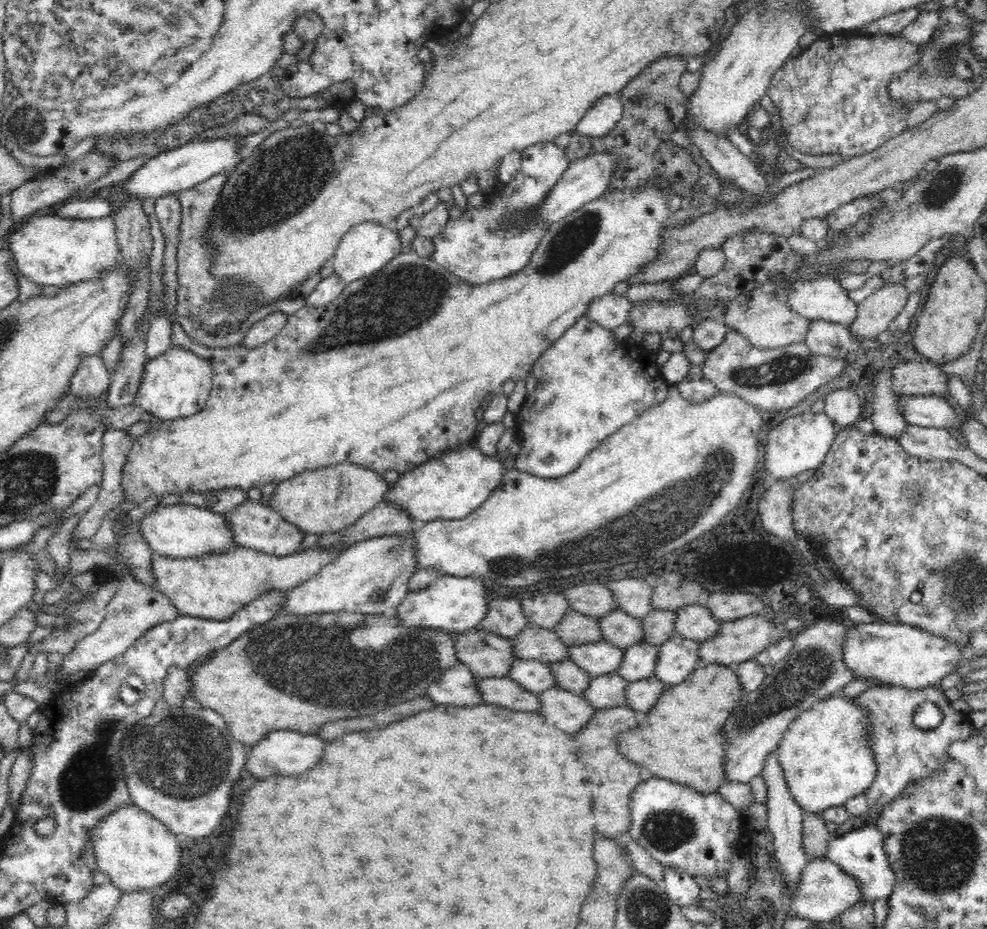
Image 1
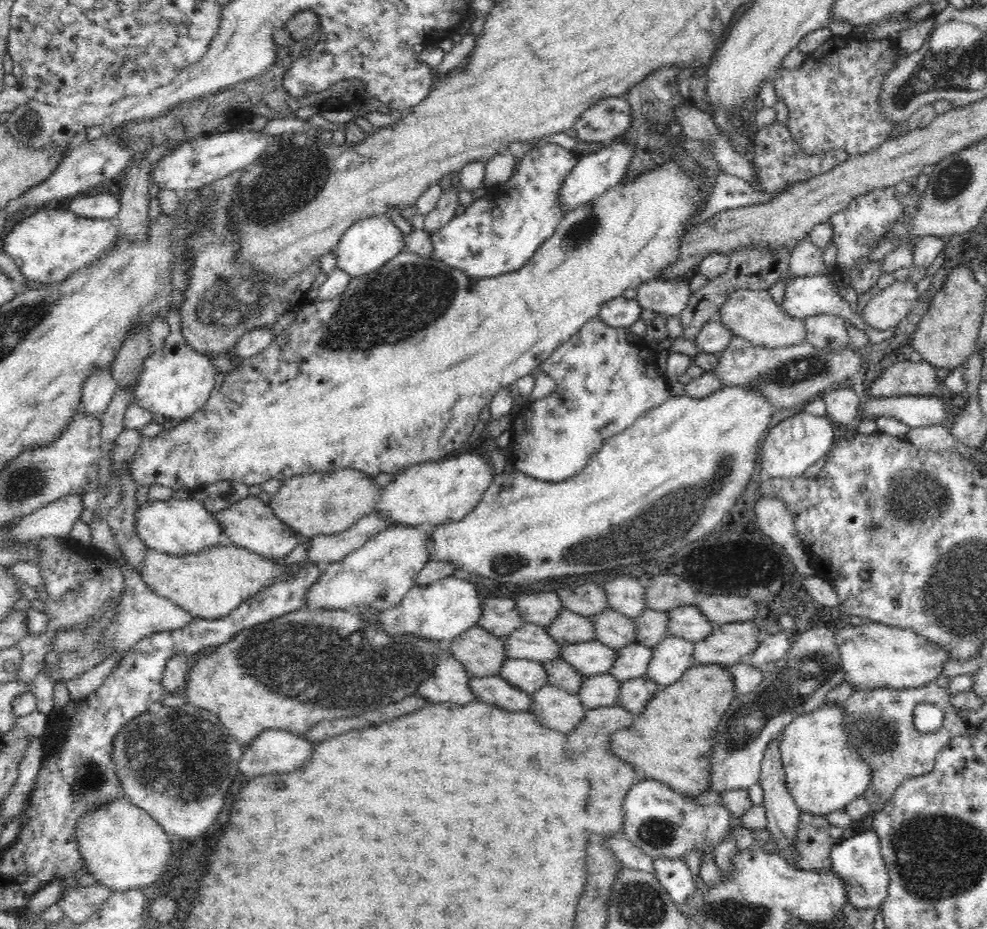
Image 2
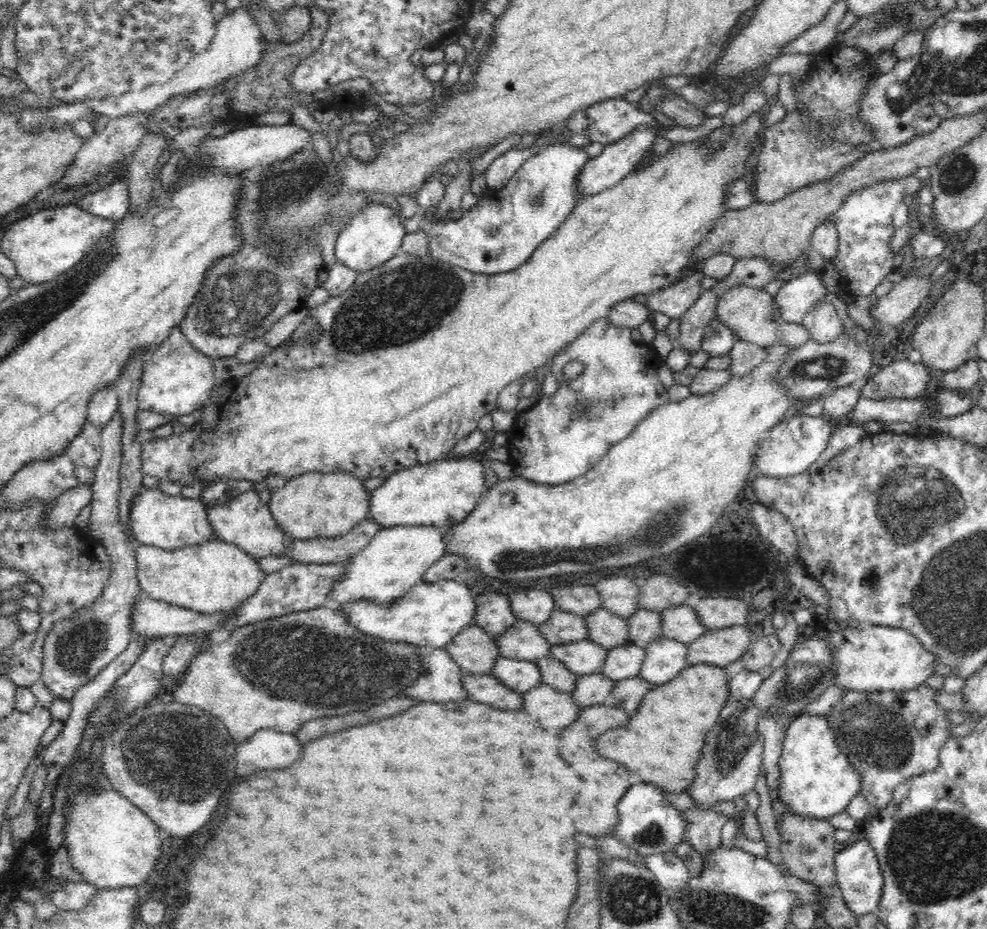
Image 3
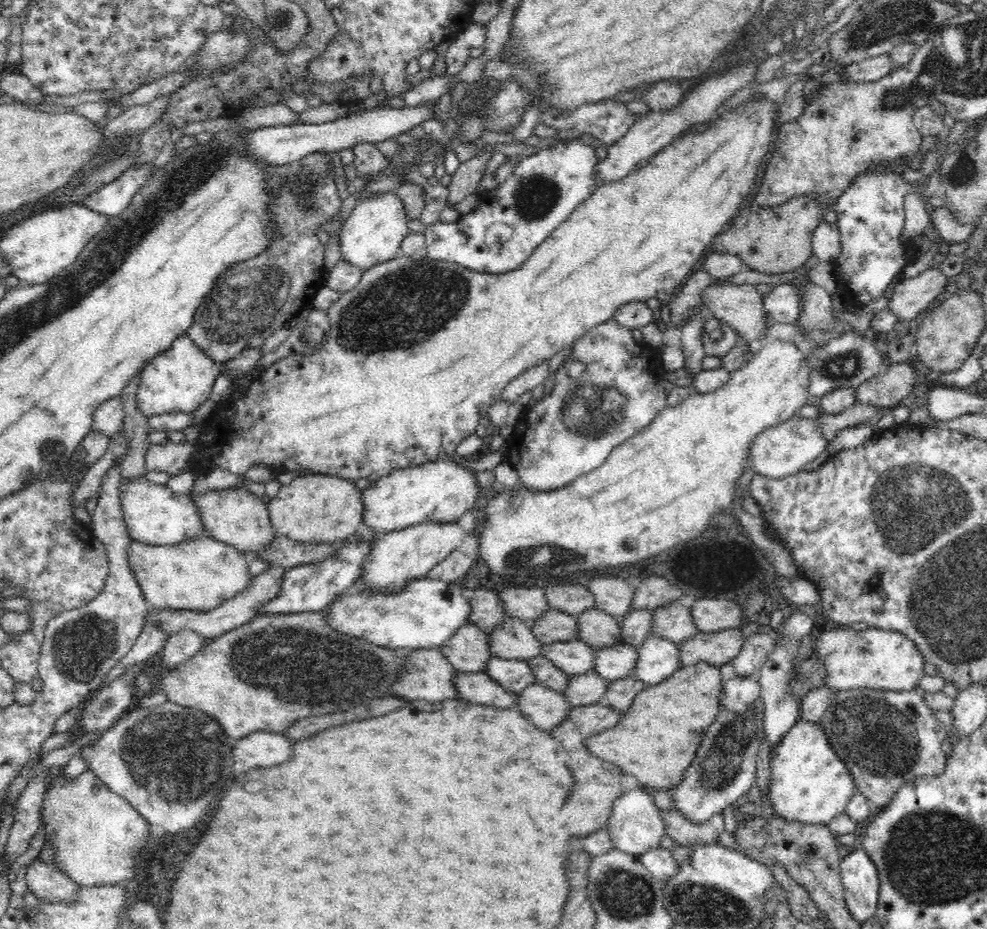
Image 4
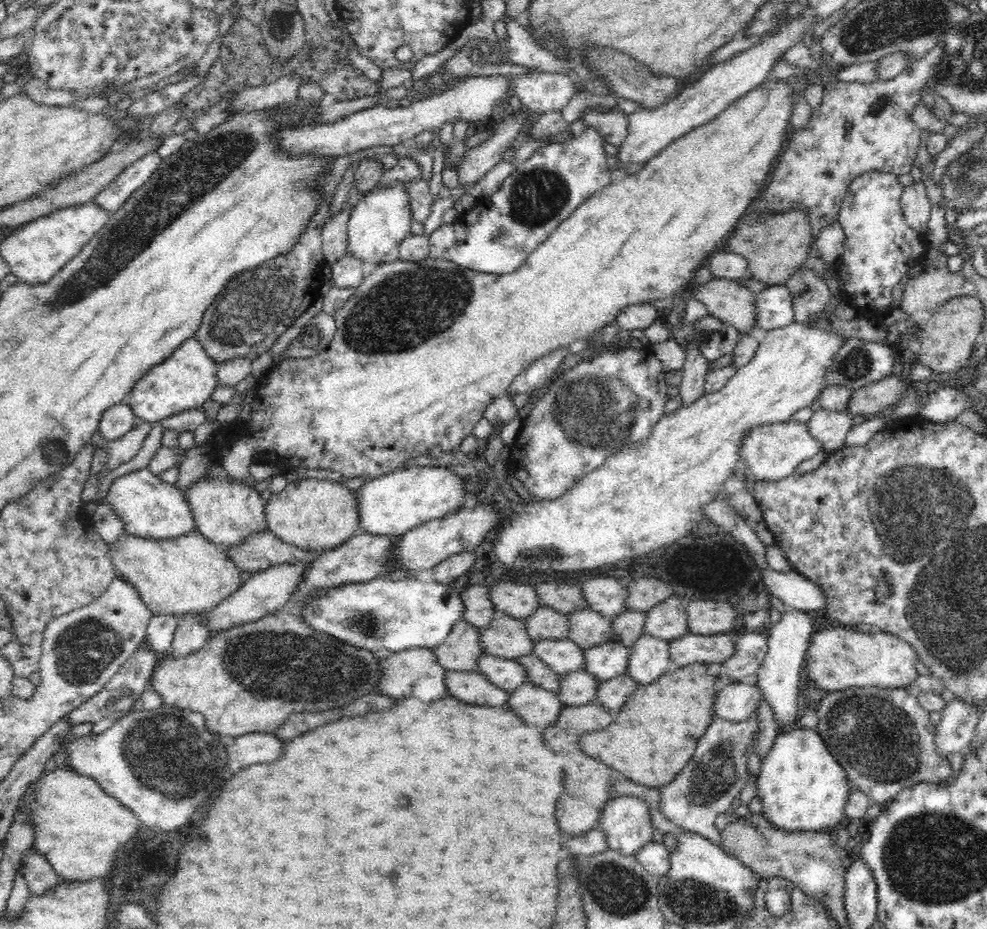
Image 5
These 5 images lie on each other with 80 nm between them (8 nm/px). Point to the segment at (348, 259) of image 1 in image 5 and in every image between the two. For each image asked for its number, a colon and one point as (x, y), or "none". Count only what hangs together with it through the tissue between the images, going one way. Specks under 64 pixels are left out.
2: (370, 242)
3: (375, 235)
4: (373, 233)
5: (380, 221)

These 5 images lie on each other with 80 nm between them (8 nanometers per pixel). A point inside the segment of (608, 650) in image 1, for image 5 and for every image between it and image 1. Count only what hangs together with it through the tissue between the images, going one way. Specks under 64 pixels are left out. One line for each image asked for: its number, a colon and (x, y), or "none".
2: (591, 658)
3: (585, 657)
4: (574, 657)
5: (565, 656)

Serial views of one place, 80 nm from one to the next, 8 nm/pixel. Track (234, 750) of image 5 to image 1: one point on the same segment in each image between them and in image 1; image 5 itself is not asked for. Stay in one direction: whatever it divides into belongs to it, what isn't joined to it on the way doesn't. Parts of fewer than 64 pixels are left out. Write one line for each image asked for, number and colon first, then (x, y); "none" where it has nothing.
1: (285, 753)
2: (275, 750)
3: (268, 749)
4: (260, 749)

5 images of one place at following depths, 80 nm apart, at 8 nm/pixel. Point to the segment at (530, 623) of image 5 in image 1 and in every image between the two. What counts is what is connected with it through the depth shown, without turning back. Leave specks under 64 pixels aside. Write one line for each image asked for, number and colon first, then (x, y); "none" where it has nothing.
1: (576, 629)
2: (568, 627)
3: (563, 627)
4: (553, 626)

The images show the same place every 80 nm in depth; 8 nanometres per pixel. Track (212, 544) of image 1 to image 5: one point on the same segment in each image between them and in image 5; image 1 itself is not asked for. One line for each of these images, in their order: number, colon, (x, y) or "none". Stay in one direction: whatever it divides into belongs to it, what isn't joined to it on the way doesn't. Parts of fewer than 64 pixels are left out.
2: (175, 527)
3: (167, 522)
4: (154, 515)
5: (149, 508)

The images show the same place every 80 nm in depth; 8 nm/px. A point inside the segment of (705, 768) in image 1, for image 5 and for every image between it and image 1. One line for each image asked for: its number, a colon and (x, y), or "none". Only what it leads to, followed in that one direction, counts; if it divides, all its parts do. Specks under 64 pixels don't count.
2: (671, 740)
3: (662, 743)
4: (656, 740)
5: (650, 741)

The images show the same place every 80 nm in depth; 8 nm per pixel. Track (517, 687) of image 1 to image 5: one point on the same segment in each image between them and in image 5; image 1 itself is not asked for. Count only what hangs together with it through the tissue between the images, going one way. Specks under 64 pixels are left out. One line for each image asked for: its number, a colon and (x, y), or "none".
2: (495, 690)
3: (487, 689)
4: (475, 687)
5: (474, 688)

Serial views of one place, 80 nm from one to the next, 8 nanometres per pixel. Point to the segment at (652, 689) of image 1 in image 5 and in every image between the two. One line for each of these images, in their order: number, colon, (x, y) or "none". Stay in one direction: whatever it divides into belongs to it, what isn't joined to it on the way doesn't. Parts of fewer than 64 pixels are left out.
2: (635, 693)
3: (628, 694)
4: (620, 694)
5: (612, 694)

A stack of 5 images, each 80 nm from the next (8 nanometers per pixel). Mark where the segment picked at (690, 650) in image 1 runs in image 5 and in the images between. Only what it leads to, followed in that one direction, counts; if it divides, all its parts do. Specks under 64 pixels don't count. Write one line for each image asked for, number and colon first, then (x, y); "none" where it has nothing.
2: (674, 655)
3: (665, 659)
4: (659, 658)
5: (650, 658)

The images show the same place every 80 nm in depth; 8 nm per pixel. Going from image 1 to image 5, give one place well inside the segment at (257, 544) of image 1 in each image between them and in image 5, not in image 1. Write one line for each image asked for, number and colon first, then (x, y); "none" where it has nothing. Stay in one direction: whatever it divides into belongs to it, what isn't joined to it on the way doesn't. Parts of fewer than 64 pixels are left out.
2: (250, 524)
3: (244, 521)
4: (237, 517)
5: (227, 513)

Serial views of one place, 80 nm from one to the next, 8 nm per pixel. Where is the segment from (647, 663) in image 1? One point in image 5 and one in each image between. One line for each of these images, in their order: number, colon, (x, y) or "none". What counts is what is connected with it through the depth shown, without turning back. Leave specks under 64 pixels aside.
2: (633, 661)
3: (625, 661)
4: (617, 661)
5: (605, 661)

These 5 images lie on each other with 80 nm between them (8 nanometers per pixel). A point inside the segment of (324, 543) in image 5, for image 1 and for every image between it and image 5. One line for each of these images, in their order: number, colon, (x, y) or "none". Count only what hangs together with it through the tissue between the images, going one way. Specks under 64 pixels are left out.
1: (326, 500)
2: (322, 502)
3: (313, 505)
4: (317, 508)

